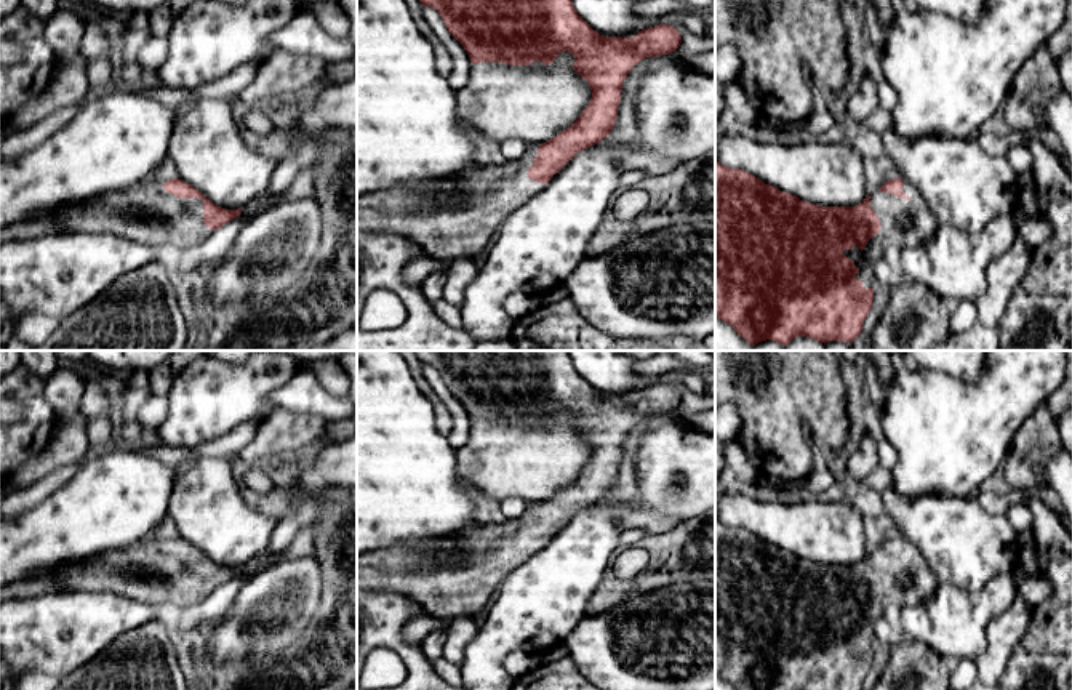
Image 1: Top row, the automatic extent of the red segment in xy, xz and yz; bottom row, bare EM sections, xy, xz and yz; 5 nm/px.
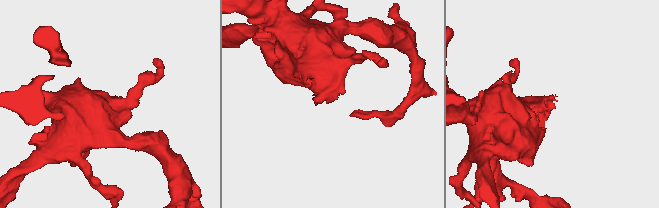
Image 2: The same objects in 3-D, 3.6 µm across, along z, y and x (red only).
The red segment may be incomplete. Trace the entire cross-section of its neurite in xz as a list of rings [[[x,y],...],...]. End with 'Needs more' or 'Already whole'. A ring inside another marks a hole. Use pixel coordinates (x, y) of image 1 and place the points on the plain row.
[[[414,351],[422,365],[437,368],[450,392],[464,405],[472,423],[504,421],[509,424],[530,424],[541,419],[544,424],[555,419],[562,410],[574,415],[573,427],[589,442],[592,456],[578,479],[555,496],[534,503],[515,519],[480,524],[459,536],[435,543],[389,546],[357,554],[357,588],[374,592],[398,592],[414,600],[424,612],[445,628],[432,631],[421,644],[429,663],[443,658],[443,647],[450,637],[450,624],[459,616],[475,616],[498,592],[501,583],[526,559],[534,556],[578,511],[598,503],[606,496],[618,475],[622,442],[632,426],[645,416],[662,415],[675,410],[682,395],[669,383],[659,383],[640,389],[634,395],[603,395],[594,389],[574,368],[570,351]]]. Needs more

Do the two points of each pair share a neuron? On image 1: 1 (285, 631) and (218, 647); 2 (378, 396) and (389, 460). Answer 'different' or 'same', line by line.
1: same
2: same

